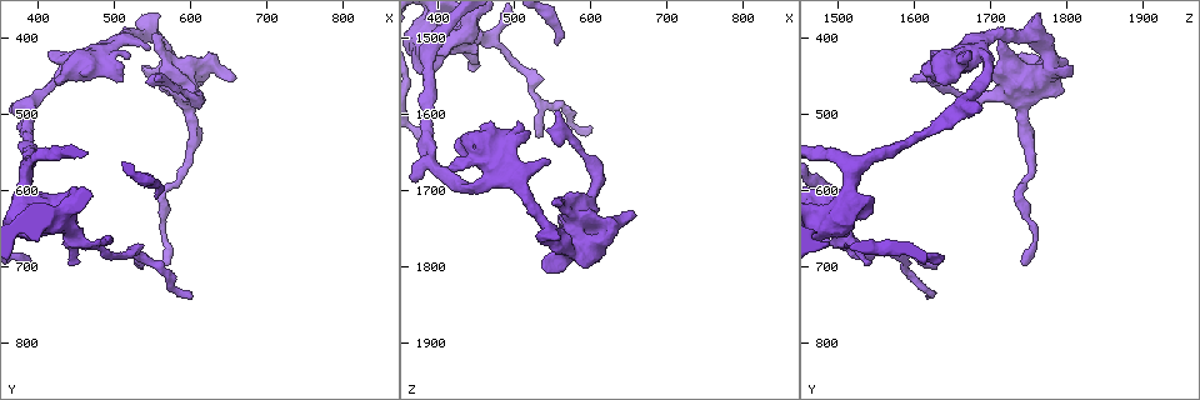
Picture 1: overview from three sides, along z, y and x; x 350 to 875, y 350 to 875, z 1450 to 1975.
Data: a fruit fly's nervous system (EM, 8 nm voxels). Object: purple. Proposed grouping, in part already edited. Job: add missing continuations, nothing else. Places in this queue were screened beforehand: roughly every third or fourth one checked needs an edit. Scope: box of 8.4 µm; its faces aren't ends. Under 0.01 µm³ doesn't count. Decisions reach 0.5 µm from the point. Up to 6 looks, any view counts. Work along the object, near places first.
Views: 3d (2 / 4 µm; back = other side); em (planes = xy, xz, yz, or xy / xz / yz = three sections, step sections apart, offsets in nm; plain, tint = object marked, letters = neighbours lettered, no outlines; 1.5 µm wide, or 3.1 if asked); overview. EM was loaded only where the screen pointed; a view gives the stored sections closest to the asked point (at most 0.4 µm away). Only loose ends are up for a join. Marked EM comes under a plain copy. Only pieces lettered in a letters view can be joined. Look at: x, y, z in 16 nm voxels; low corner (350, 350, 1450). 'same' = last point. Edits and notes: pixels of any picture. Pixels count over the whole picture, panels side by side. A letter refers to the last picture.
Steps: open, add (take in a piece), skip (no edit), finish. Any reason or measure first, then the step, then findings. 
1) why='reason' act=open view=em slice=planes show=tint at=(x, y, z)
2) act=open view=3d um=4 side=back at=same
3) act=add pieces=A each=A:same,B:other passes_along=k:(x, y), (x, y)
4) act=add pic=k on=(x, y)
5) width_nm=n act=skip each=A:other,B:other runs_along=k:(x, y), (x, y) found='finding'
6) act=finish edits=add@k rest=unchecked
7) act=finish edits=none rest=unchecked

why='an open end' act=open view=em slice=planes show=tint at=(415, 420, 1665)

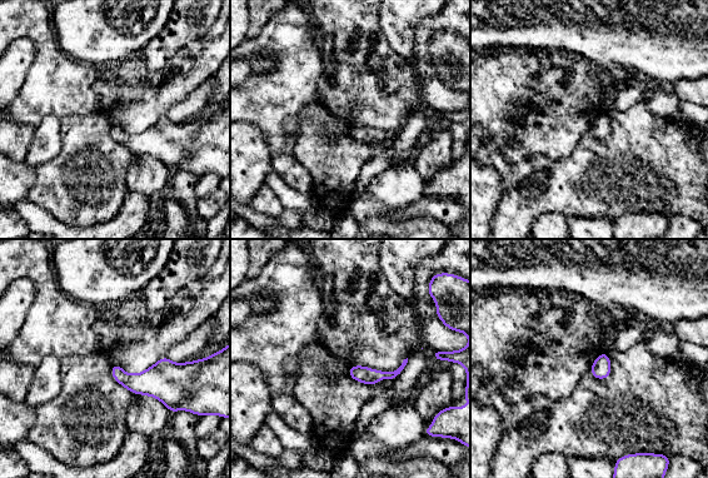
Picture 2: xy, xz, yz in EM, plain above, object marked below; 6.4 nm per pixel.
why='what lies round it' act=open view=em slice=planes show=letters at=same

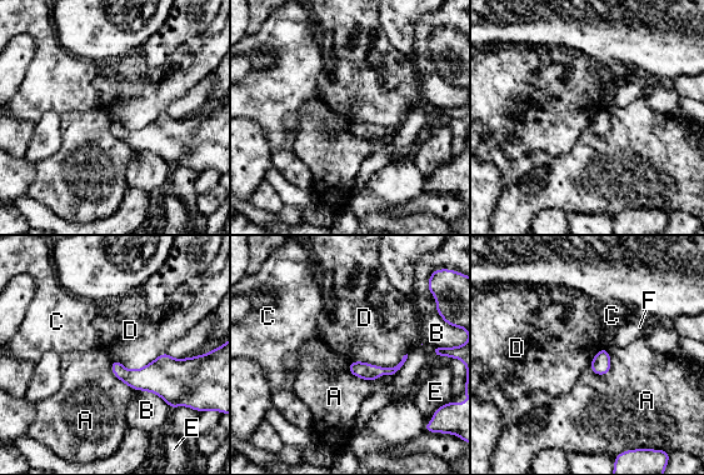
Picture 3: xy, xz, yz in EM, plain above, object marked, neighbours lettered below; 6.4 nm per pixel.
act=skip each=A:other,B:other,C:other,D:other,E:other,F:other border=3:(407, 353), (393, 366), (349, 361) found='none of them fits'

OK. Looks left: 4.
why='branch stops here' act=open view=3d um=4 at=(570, 700, 1750)

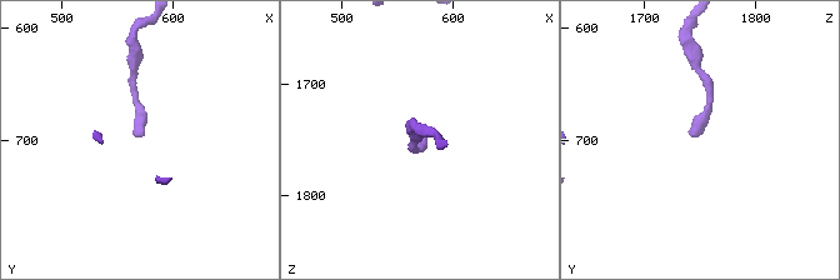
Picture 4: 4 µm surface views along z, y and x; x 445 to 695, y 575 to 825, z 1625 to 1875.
act=open view=em slice=yz step=4 show=letters at=(562, 696, 1744)

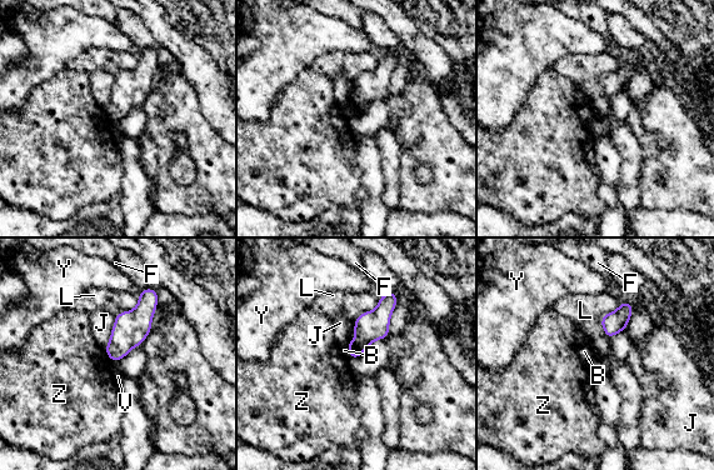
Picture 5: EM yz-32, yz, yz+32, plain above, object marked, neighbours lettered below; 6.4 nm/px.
why='another direction' act=open view=em slice=planes show=letters at=same

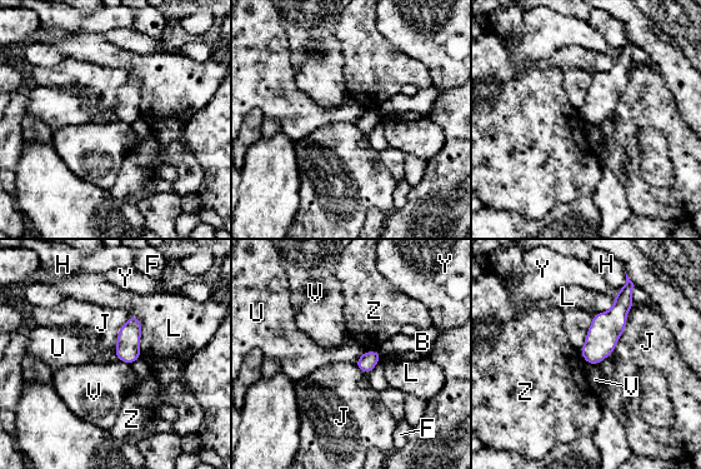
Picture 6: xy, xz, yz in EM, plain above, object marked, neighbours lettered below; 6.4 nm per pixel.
act=skip each=B:other,F:other,H:other,J:other,L:other,U:other,V:other,Y:other,Z:other border=6:(114, 347), (118, 359) found='no lettered piece goes on from it'

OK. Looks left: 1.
act=finish edits=none rest=unchecked

